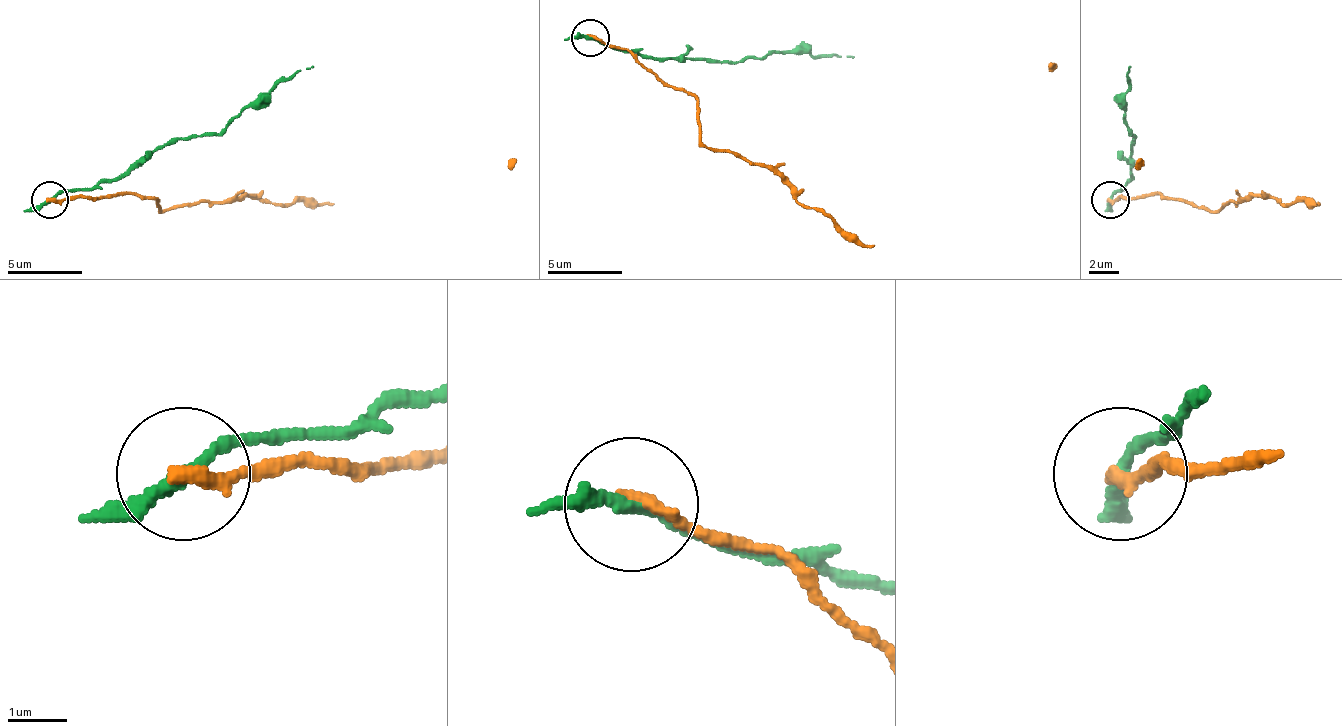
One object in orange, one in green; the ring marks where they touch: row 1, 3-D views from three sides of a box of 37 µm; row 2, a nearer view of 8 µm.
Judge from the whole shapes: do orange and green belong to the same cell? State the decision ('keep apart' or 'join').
keep apart

